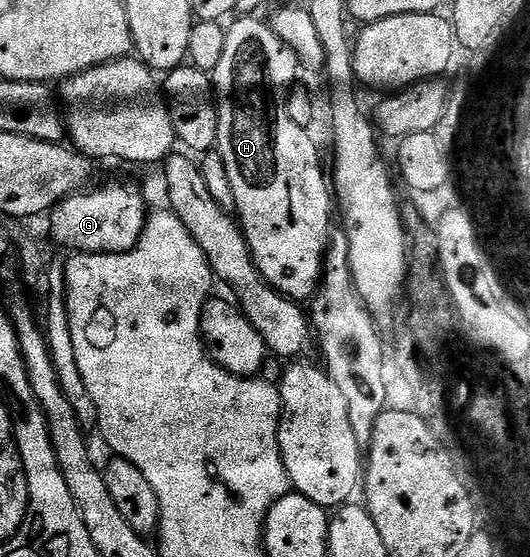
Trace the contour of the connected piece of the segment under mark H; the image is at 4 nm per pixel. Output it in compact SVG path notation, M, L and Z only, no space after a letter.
M241 16L236 19L238 22L233 27L230 25L226 29L223 56L219 59L219 64L211 71L217 104L217 145L215 149L223 156L223 164L231 180L231 192L235 192L235 204L237 205L235 214L239 219L241 233L245 236L245 243L249 246L249 251L253 253L255 268L261 273L266 284L272 286L278 294L298 304L305 304L316 294L317 287L321 284L321 275L325 272L325 252L329 248L331 237L329 217L335 214L335 198L331 193L331 182L327 177L326 167L325 170L321 167L321 154L317 151L312 136L309 135L310 131L304 126L295 124L295 120L291 120L289 92L298 85L297 70L299 71L295 52L290 46L283 44L283 40L279 40L279 36L268 21L260 22L259 19L260 17L257 16Z

